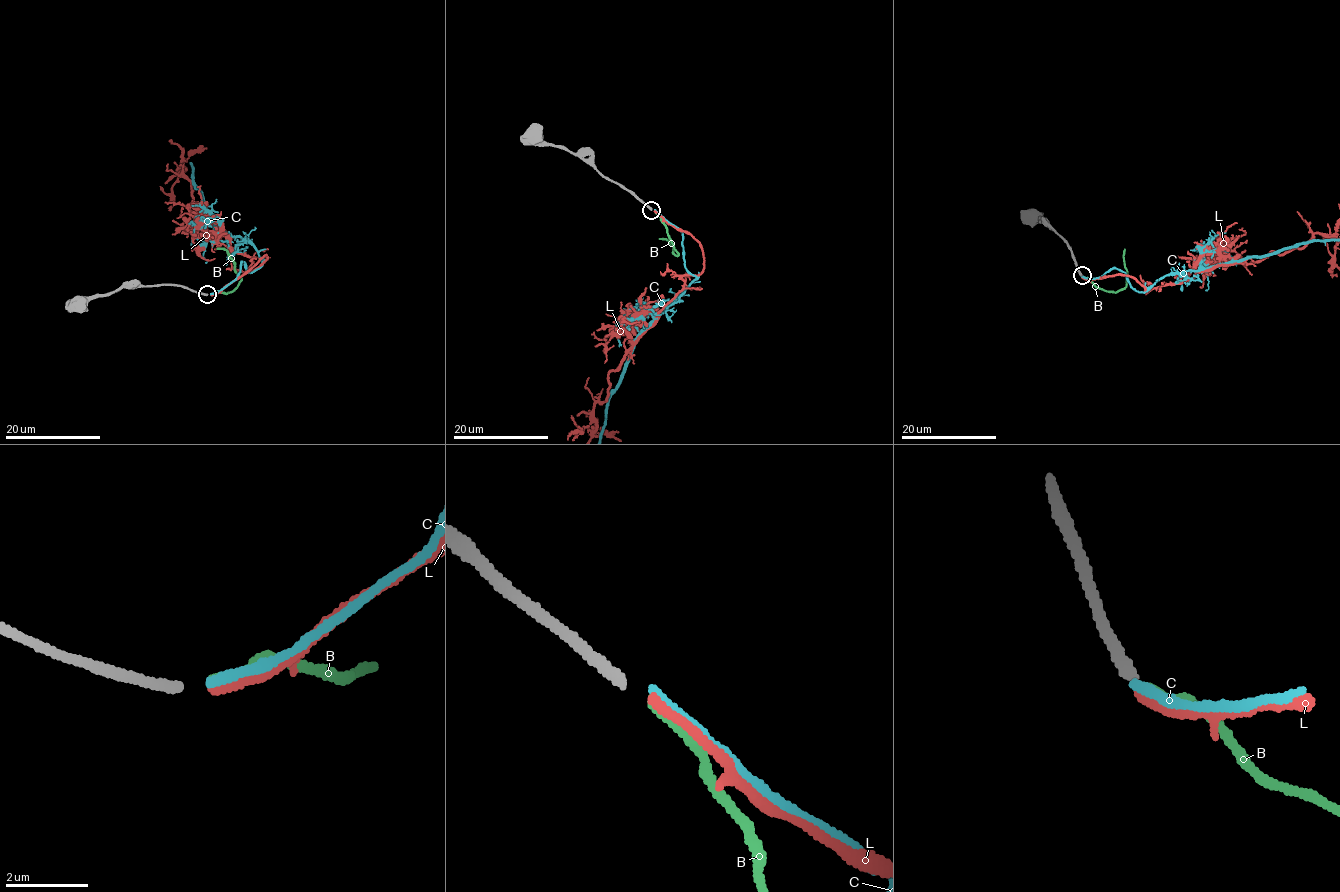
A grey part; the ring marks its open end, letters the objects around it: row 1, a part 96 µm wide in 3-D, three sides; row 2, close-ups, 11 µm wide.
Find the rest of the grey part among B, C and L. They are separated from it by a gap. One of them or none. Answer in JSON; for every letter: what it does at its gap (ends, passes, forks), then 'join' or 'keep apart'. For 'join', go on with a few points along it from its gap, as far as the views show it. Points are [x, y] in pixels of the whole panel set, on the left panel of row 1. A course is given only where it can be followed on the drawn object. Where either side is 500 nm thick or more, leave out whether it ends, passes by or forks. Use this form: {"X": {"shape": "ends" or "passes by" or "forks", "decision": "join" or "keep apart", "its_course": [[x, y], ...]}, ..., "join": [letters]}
{"B": {"shape": "ends", "decision": "keep apart"}, "C": {"shape": "ends", "decision": "keep apart"}, "L": {"shape": "ends", "decision": "join"}, "join": ["L"]}

